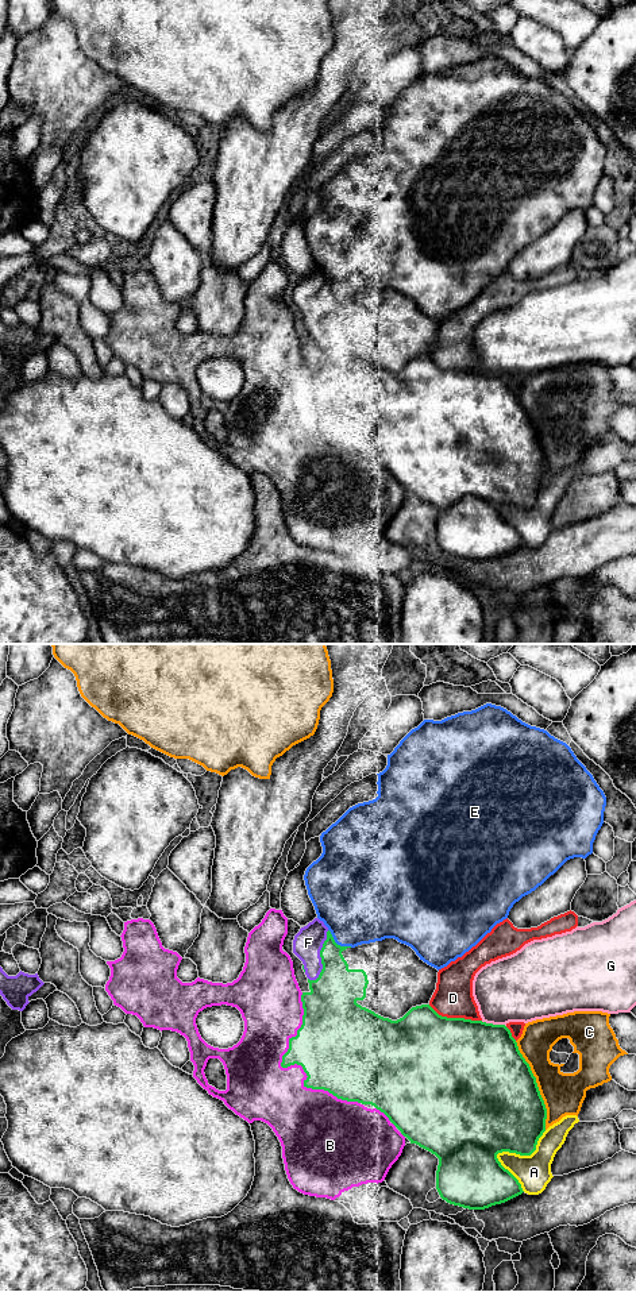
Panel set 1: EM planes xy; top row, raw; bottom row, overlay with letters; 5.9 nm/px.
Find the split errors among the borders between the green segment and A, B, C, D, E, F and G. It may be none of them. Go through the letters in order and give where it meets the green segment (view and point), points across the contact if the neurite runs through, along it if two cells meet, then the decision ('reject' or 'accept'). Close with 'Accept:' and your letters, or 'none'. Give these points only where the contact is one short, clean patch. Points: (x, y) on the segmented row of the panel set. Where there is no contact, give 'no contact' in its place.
A: xy (507, 1150) | reject
B: xy (290, 1064) | reject
C: xy (536, 1086) | reject
D: xy (455, 1018) | reject
E: xy (336, 944) | reject
F: xy (320, 956) | reject
G: xy (492, 1024) | reject
Accept: none

